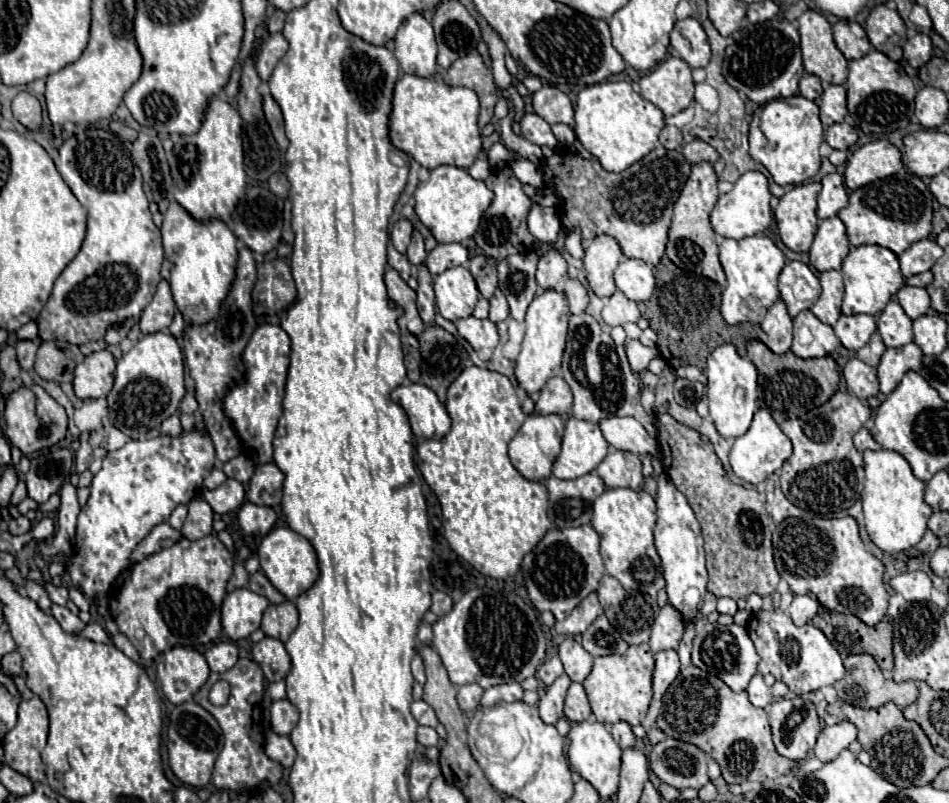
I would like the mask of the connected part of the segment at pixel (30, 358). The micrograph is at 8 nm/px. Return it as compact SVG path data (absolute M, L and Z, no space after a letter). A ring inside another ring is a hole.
M19 340L15 348L17 348L19 366L23 370L31 370L33 368L33 362L35 362L35 354L37 354L37 344L31 342L31 340Z

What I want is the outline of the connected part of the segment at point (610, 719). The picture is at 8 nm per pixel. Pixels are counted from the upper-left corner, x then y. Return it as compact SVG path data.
M647 644L629 646L625 654L595 658L595 666L583 682L595 718L603 724L615 724L621 720L631 726L641 724L653 698L651 678L653 678L653 654Z

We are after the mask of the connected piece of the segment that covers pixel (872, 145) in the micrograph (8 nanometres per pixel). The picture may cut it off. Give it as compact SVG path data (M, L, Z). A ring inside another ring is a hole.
M875 140L857 148L845 168L845 184L857 190L869 182L887 178L903 168L901 152L889 140Z

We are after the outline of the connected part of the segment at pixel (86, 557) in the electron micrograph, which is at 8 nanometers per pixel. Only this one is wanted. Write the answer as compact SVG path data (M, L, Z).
M193 428L191 432L181 432L177 438L161 434L151 440L129 440L123 448L107 452L103 458L101 470L93 476L91 494L87 504L81 508L79 522L77 522L77 538L75 538L75 552L83 556L81 566L71 566L69 574L73 584L83 590L89 598L97 594L107 594L113 580L119 576L121 570L129 566L129 554L143 540L153 526L163 524L169 520L171 512L179 504L189 504L189 500L199 492L203 478L213 470L215 464L215 448L205 430Z

